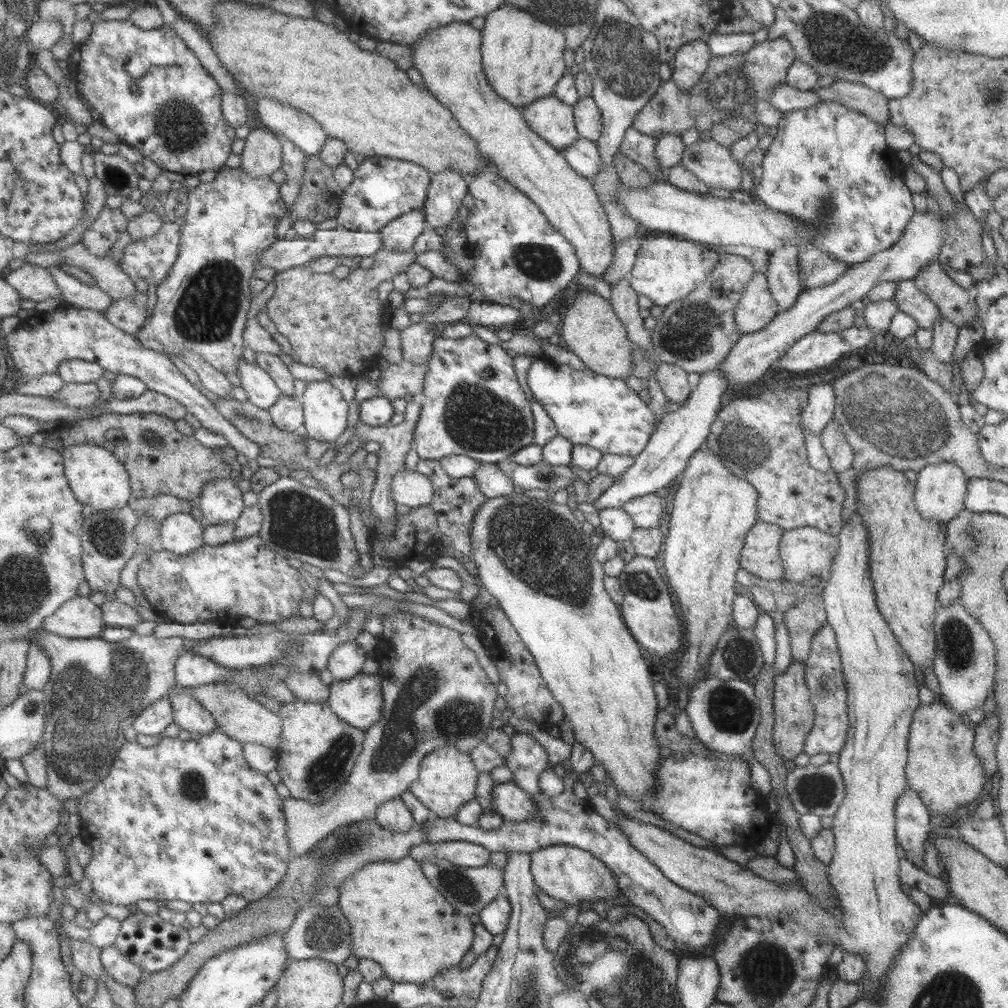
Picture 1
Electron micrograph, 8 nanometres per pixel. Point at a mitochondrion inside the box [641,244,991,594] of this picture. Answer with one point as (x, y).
(899, 416)

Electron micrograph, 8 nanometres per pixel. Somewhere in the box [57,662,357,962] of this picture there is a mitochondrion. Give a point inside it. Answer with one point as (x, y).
(324, 933)

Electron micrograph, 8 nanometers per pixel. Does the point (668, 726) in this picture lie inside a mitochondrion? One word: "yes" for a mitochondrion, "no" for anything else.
no

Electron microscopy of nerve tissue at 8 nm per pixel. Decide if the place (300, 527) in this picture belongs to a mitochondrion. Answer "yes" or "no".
yes

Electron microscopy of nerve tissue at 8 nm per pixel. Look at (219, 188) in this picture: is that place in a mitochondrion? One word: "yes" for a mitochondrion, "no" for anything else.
no

